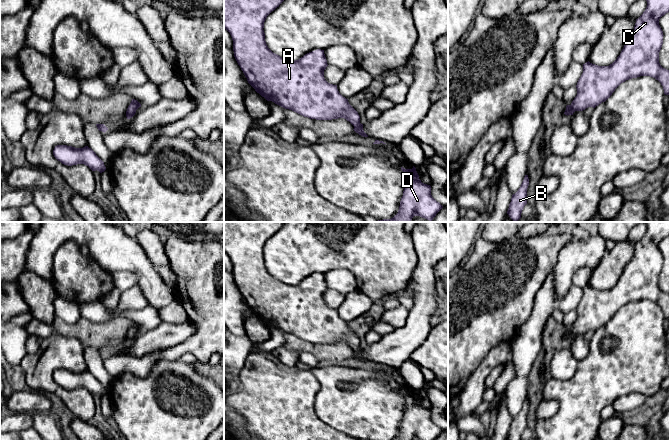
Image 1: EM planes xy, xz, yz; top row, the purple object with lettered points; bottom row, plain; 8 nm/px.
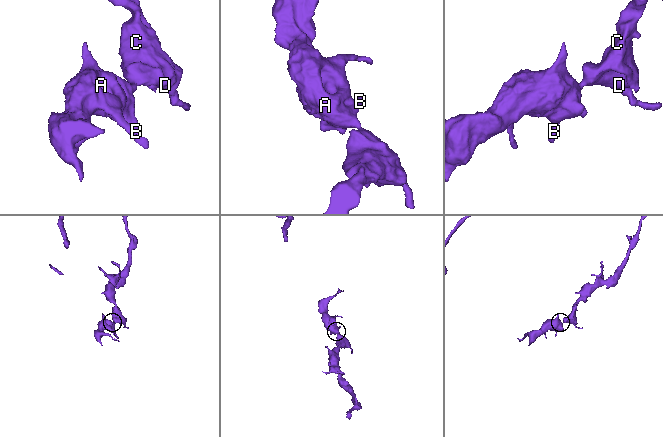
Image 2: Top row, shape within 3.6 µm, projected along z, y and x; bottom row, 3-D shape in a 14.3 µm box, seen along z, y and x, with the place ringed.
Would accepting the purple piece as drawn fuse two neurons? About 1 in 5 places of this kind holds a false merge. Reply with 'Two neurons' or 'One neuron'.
One neuron

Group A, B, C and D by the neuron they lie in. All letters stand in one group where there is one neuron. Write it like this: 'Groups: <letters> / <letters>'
Groups: A B C D

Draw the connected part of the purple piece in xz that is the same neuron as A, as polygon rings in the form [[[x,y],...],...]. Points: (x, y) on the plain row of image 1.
[[[224,222],[224,252],[233,264],[234,281],[243,295],[248,307],[267,325],[292,334],[304,341],[316,344],[332,344],[344,342],[354,350],[354,355],[363,361],[368,359],[363,354],[358,336],[343,321],[337,309],[328,307],[324,302],[324,294],[328,290],[324,274],[317,273],[305,278],[298,284],[288,285],[273,277],[267,270],[264,257],[264,246],[267,240],[284,225],[285,222]]]

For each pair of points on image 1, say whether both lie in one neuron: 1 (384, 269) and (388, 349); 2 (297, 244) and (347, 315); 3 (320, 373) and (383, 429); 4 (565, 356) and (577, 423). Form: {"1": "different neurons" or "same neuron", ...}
{"1": "different neurons", "2": "different neurons", "3": "same neuron", "4": "different neurons"}

